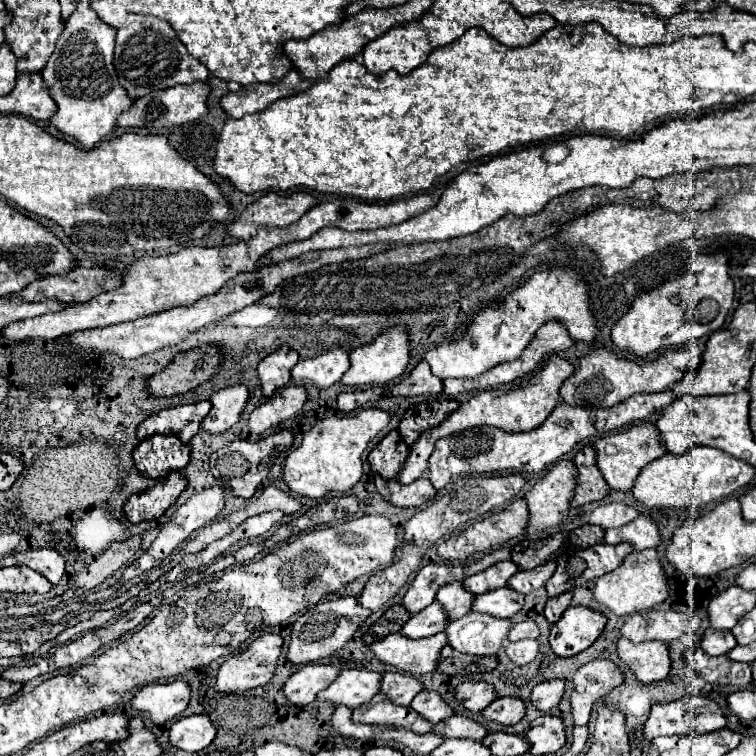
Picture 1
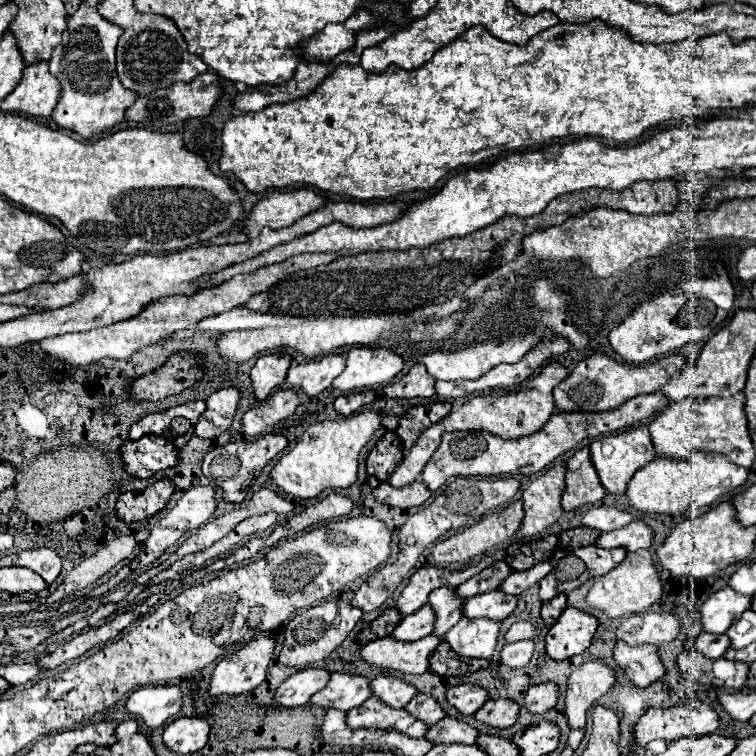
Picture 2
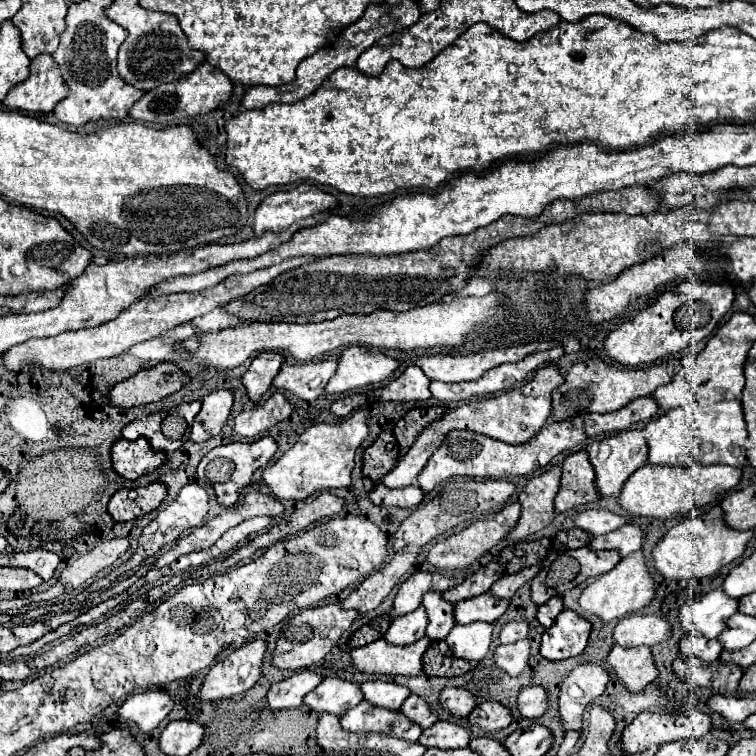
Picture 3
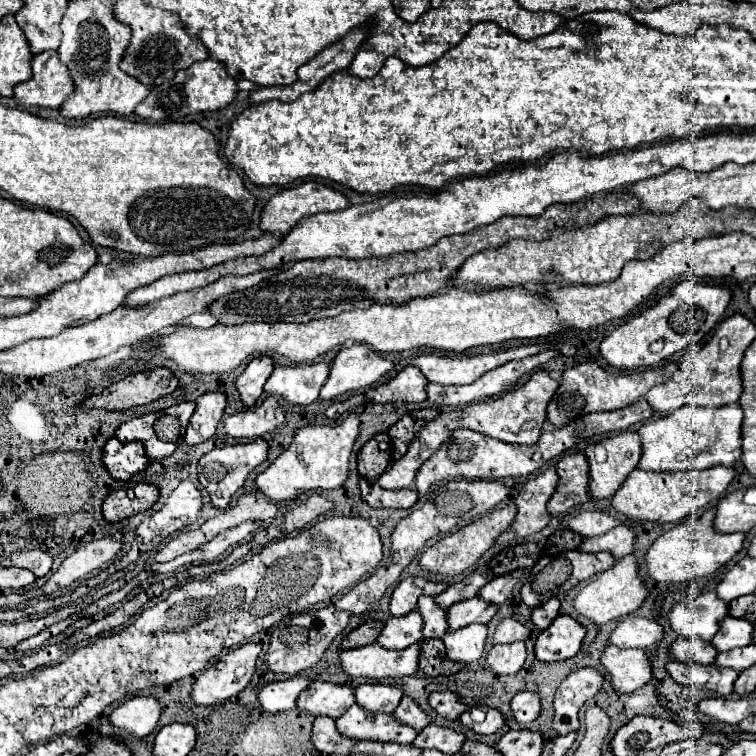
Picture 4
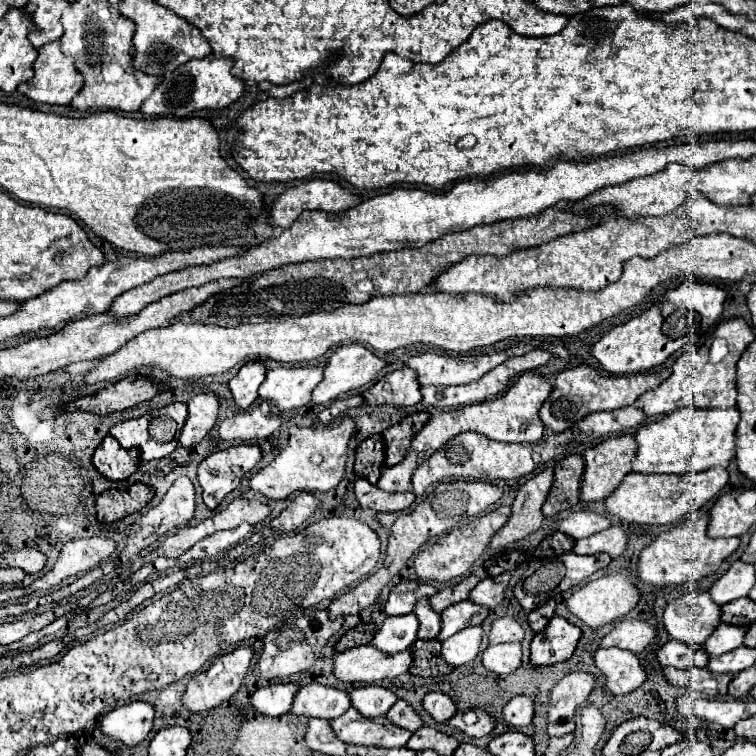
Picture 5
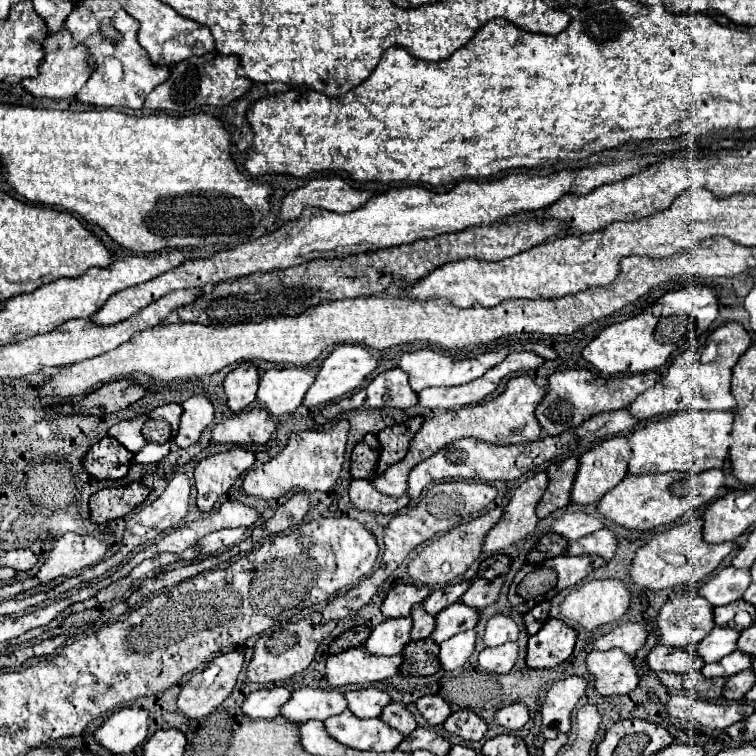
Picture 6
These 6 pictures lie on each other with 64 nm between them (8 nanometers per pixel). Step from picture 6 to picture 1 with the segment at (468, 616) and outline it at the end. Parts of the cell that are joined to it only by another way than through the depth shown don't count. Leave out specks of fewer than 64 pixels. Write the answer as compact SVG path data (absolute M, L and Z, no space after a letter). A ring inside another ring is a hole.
M500 588L492 592L484 592L476 596L472 610L476 612L488 612L492 616L500 618L512 618L524 608L524 594L512 592L512 588Z

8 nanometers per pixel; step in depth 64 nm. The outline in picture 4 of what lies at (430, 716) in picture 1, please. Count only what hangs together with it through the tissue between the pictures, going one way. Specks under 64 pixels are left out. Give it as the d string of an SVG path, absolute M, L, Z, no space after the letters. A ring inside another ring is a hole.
M404 696L404 698L402 698L400 706L394 710L394 716L396 716L400 722L404 722L404 724L416 728L416 730L426 728L426 724L430 722L430 716L428 716L410 696Z

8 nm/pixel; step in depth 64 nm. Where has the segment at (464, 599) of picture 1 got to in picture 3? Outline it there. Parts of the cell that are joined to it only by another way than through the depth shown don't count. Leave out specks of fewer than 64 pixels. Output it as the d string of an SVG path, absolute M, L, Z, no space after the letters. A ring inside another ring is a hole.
M428 592L424 596L422 604L424 604L428 620L430 620L426 636L432 640L444 640L448 636L448 632L456 626L454 604L448 604L446 600L442 600L440 592Z

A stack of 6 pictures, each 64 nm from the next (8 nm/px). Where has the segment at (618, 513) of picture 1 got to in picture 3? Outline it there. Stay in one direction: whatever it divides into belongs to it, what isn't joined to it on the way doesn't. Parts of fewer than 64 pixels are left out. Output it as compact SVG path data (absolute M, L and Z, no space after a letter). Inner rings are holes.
M586 510L576 518L576 526L594 536L608 534L624 524L626 524L626 518L618 516L616 512L608 512L608 510Z

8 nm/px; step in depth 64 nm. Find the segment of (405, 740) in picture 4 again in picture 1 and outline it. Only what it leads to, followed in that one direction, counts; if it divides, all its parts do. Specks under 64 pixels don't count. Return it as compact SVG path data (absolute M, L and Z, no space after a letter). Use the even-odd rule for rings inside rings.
M378 692L370 702L358 706L352 716L354 722L360 724L376 724L376 726L402 726L412 728L416 734L424 734L432 730L432 724L424 720L418 712L408 706L398 706Z

